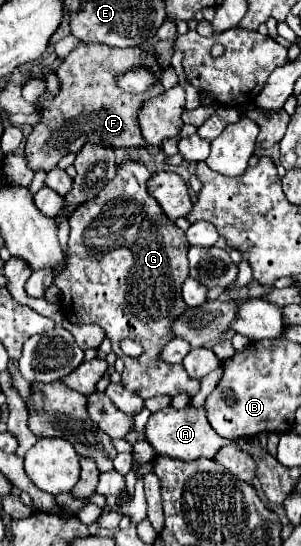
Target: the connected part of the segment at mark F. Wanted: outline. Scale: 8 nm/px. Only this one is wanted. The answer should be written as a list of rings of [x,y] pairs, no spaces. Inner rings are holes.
[[[81,42],[57,68],[57,76],[61,80],[61,92],[53,100],[47,100],[39,106],[43,120],[33,126],[33,132],[25,144],[25,158],[33,170],[51,170],[63,156],[79,154],[79,150],[89,142],[115,150],[145,148],[151,156],[157,156],[163,150],[163,144],[147,144],[143,140],[137,122],[139,106],[165,90],[161,86],[161,66],[151,54],[147,54],[147,50]],[[135,66],[145,66],[151,70],[151,74],[155,74],[155,84],[141,94],[125,92],[117,84],[119,74]]]

